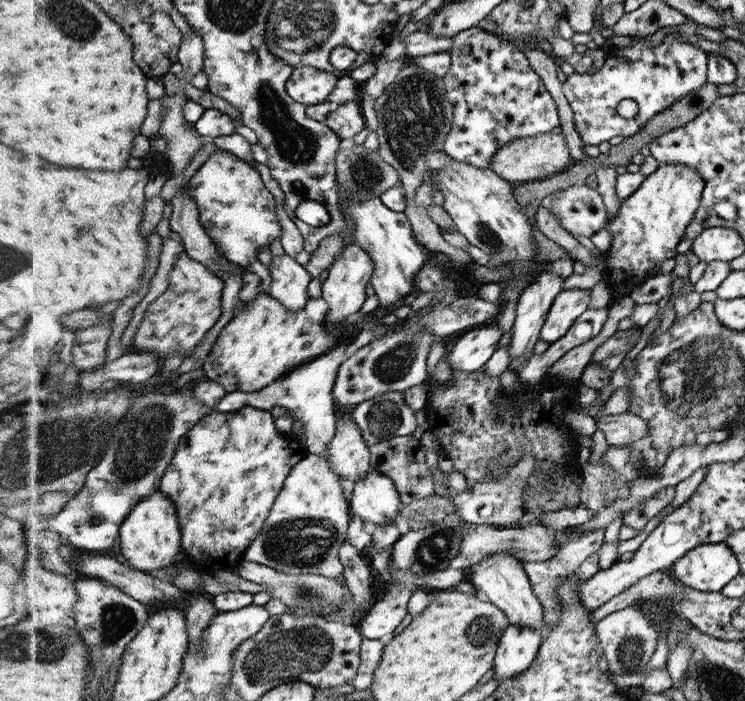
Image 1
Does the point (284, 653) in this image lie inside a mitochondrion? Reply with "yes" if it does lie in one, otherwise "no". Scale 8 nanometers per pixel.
yes

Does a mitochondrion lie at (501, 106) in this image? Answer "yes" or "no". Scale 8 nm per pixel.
no

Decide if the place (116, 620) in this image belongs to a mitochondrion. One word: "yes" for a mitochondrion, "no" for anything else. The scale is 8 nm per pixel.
yes

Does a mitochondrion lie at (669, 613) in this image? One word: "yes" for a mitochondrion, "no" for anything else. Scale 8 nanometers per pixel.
no

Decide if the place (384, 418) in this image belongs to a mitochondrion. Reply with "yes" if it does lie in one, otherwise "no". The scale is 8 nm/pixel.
yes

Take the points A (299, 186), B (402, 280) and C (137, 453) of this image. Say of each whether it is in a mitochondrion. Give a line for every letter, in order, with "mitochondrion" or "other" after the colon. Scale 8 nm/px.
A: mitochondrion
B: other
C: mitochondrion

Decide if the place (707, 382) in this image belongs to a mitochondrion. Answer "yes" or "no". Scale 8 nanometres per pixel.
yes

